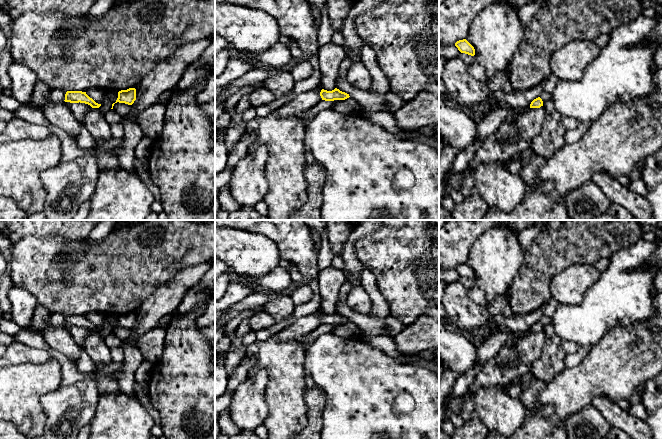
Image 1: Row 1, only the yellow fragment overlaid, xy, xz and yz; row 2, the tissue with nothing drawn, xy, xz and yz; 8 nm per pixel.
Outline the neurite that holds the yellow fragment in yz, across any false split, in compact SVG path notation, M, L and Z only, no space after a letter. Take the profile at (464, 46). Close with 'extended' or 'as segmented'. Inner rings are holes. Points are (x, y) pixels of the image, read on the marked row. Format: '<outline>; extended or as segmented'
M466 39L457 41L455 43L455 46L461 53L465 53L471 56L475 55L474 47Z; as segmented

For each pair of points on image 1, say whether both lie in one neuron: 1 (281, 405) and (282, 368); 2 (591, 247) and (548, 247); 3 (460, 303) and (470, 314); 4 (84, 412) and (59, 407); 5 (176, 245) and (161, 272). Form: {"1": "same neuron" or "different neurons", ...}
{"1": "same neuron", "2": "same neuron", "3": "same neuron", "4": "same neuron", "5": "same neuron"}

